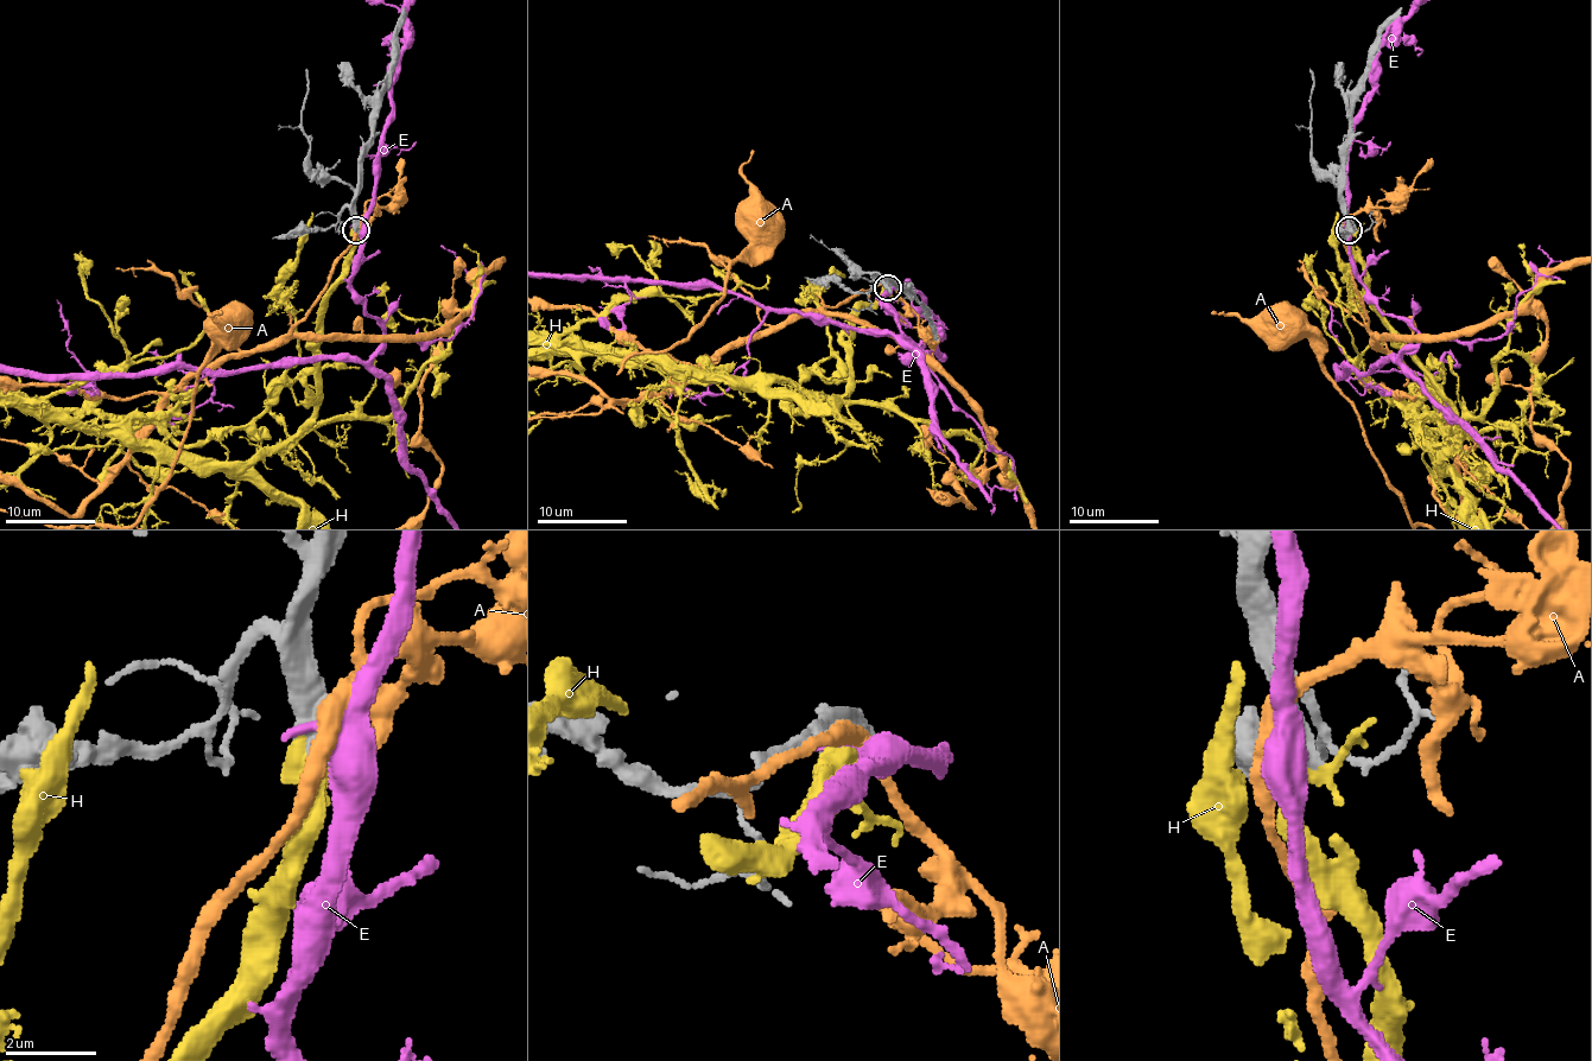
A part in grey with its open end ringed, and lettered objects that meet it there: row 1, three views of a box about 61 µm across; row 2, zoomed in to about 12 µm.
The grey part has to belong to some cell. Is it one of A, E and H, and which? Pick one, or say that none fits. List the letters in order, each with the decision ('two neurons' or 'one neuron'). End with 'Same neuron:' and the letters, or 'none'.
A: two neurons
E: two neurons
H: one neuron
Same neuron: H

